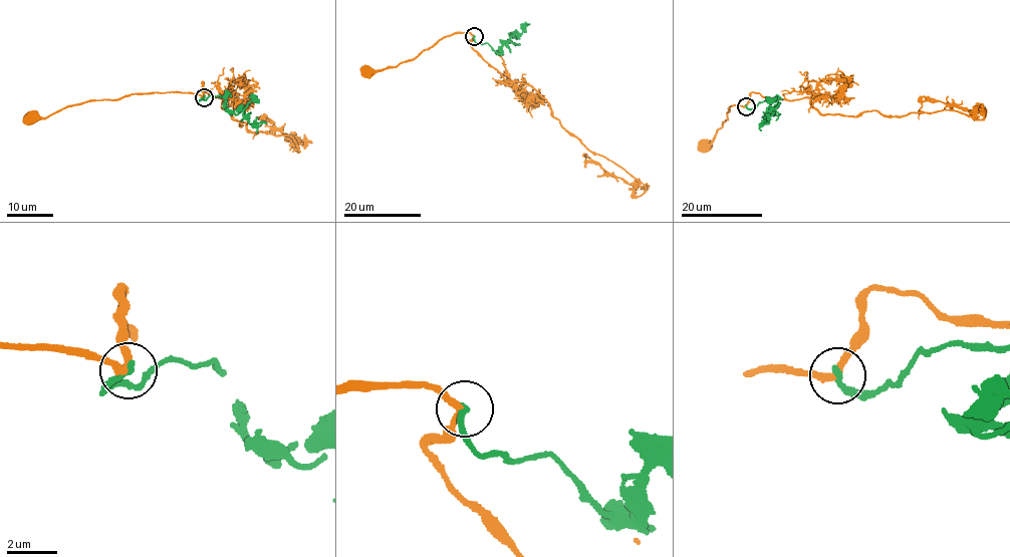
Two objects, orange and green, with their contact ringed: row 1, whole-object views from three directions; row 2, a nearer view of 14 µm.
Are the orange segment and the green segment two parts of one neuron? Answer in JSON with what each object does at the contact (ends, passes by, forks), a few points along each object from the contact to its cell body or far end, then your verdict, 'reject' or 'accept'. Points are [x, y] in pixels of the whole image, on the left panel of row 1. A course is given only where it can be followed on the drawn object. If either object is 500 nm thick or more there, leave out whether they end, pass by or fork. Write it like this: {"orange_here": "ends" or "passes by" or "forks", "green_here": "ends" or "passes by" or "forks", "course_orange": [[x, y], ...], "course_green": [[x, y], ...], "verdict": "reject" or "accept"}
{"orange_here": "passes by", "green_here": "ends", "course_orange": [[204, 96], [184, 92], [137, 93], [115, 100], [67, 105], [45, 117], [30, 117]], "course_green": [[204, 96], [199, 99], [206, 100], [211, 94], [221, 96], [226, 108], [242, 111], [257, 132]], "verdict": "reject"}

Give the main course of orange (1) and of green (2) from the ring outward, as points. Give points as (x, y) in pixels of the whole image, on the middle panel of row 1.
1: (474, 36), (455, 32), (397, 66), (365, 70)
2: (474, 36), (476, 43), (488, 43), (499, 53), (502, 46), (521, 32), (525, 22), (528, 24)

